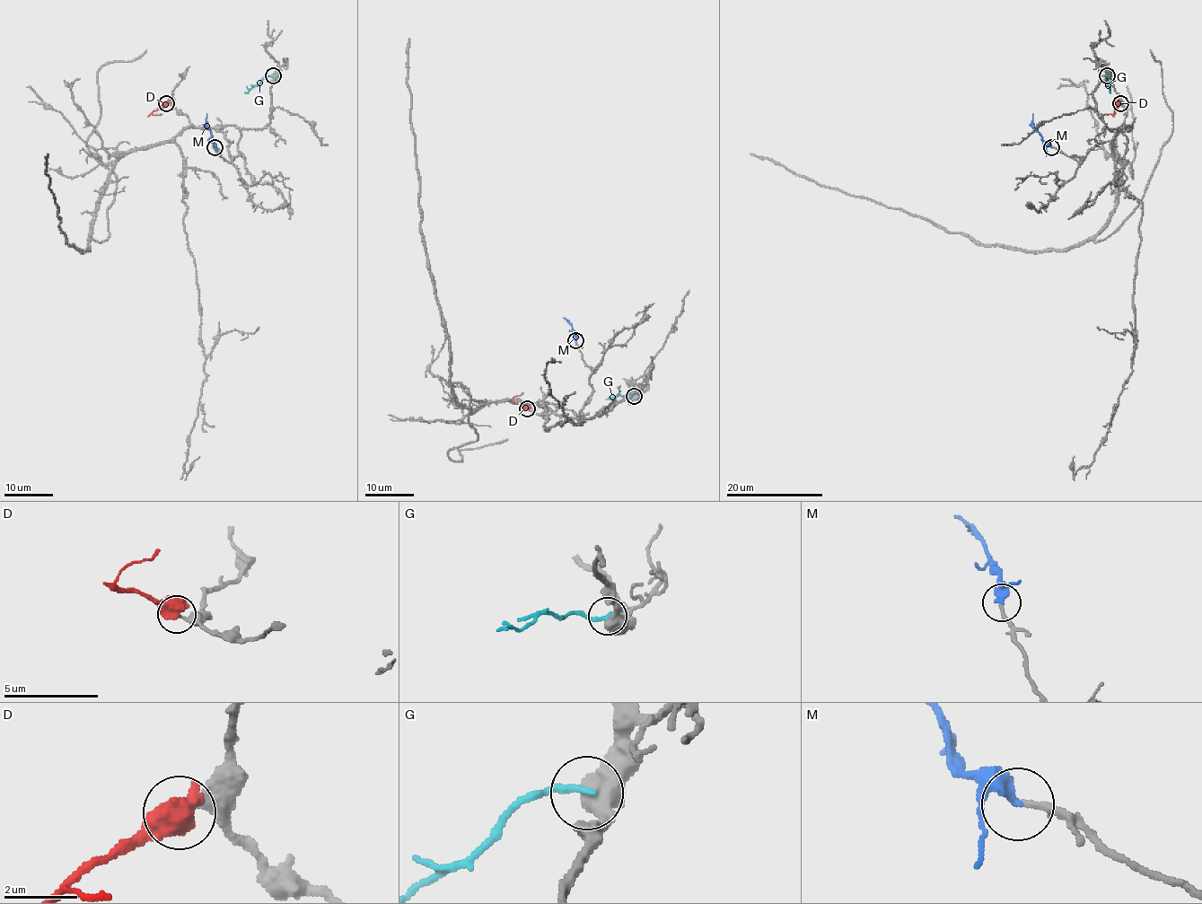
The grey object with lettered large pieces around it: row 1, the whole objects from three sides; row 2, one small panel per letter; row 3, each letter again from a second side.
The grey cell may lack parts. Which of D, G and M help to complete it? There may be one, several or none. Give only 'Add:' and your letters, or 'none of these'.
Add: M

